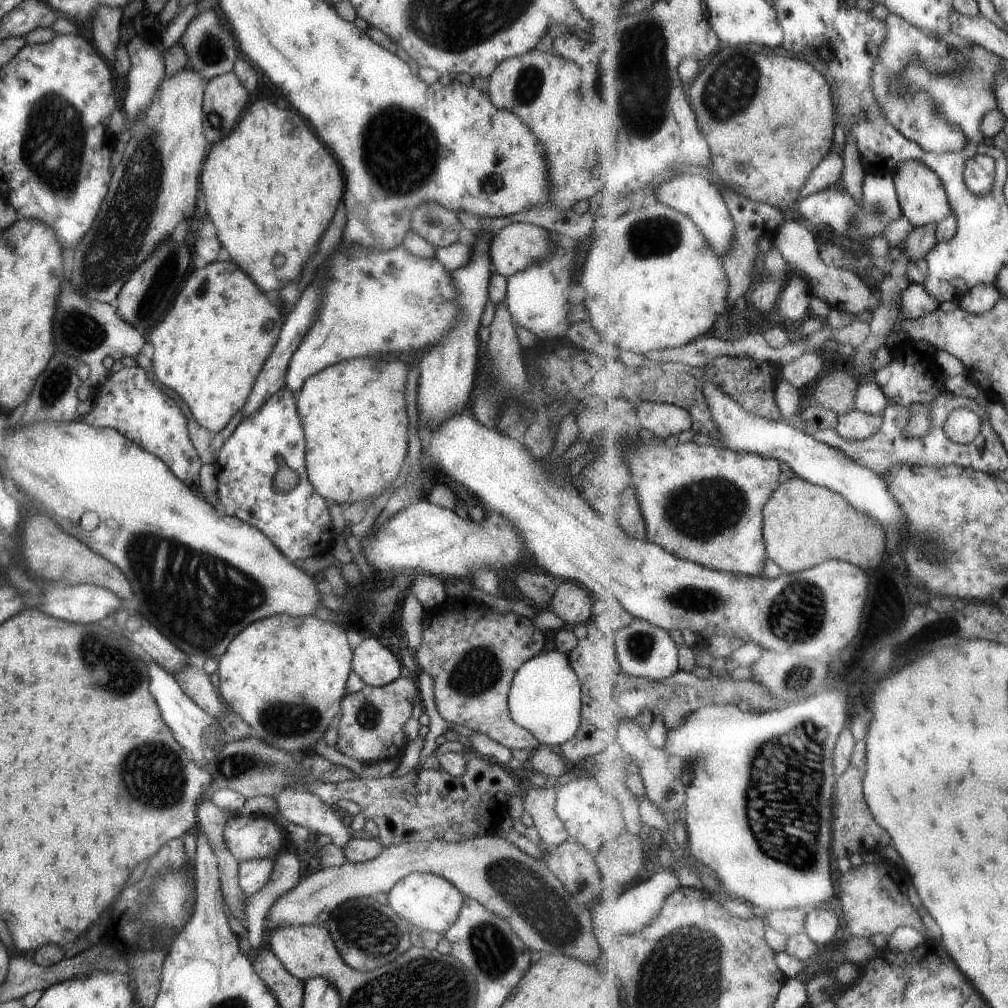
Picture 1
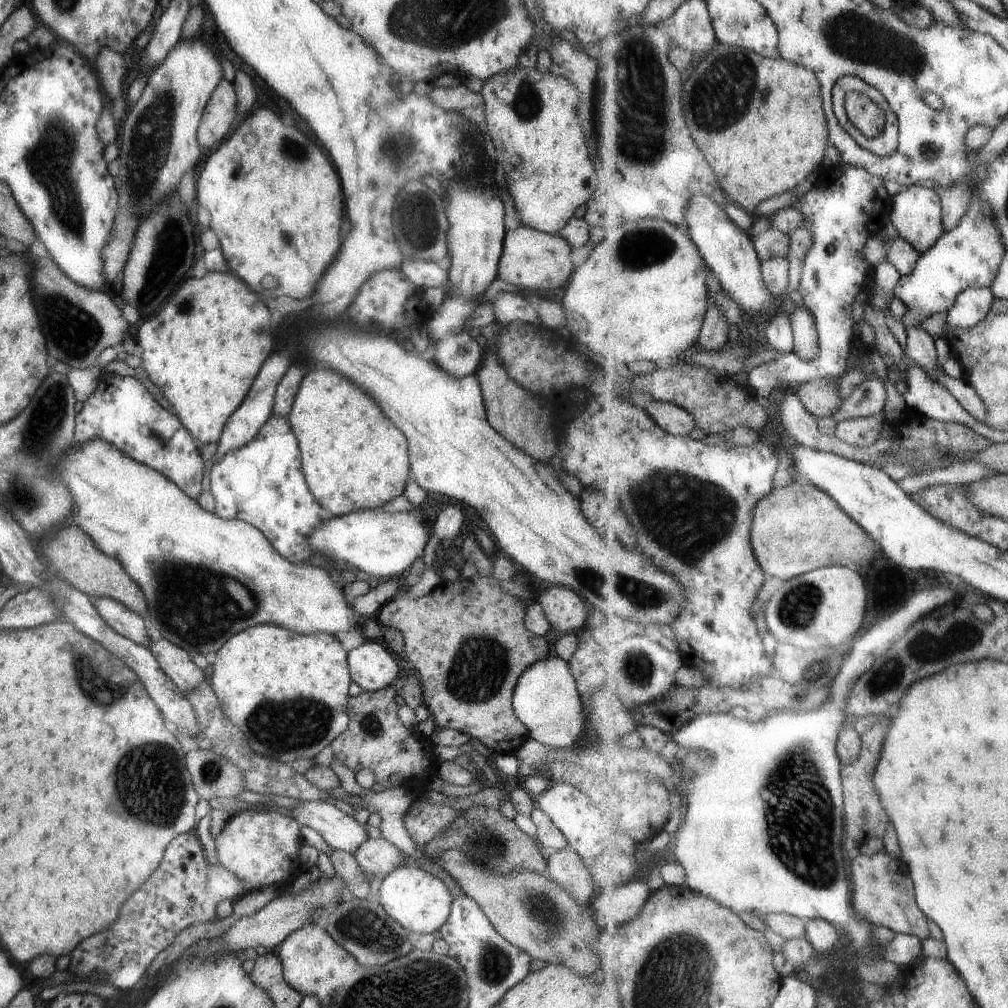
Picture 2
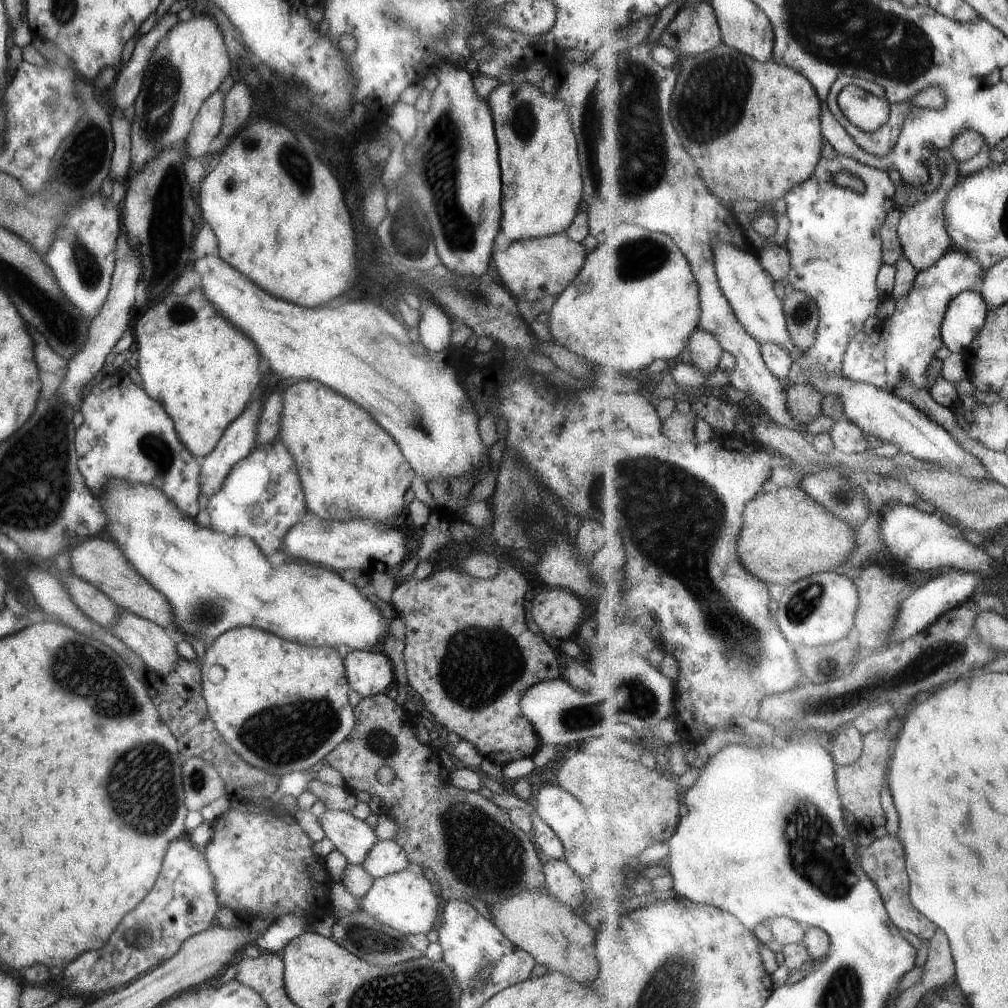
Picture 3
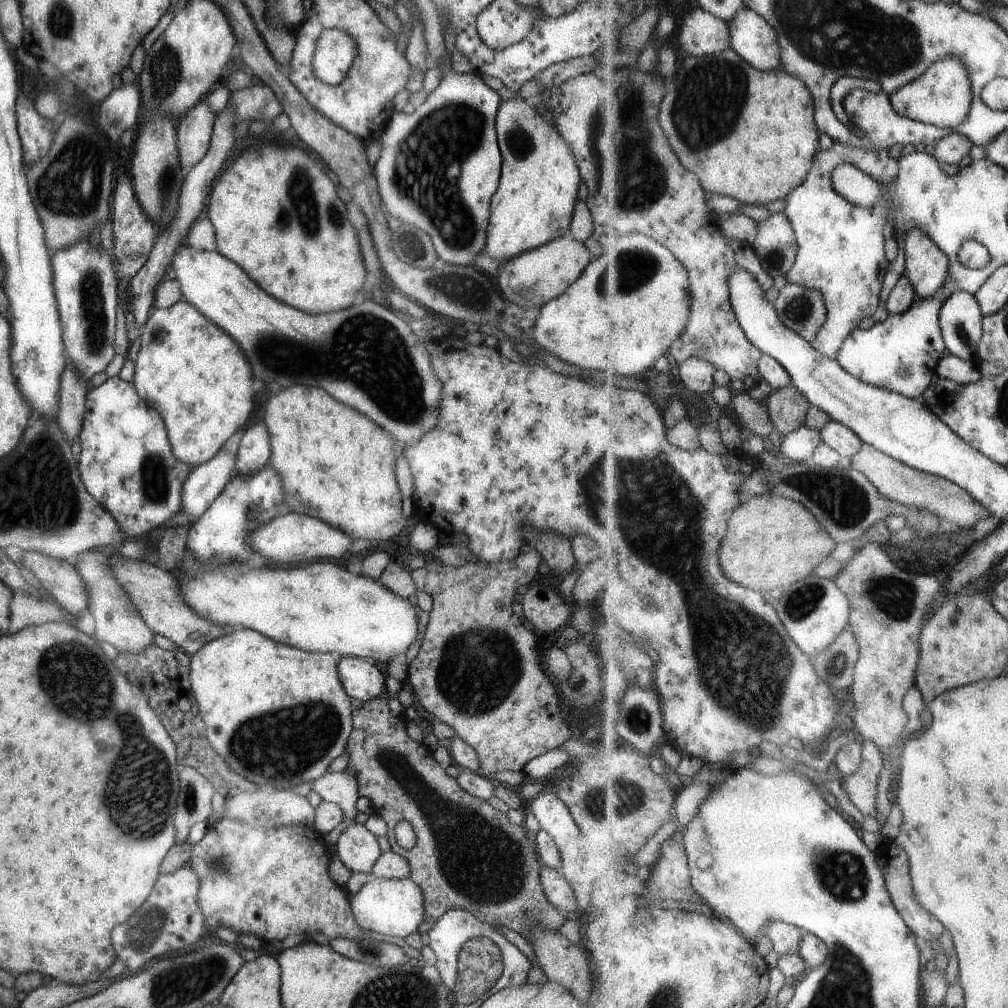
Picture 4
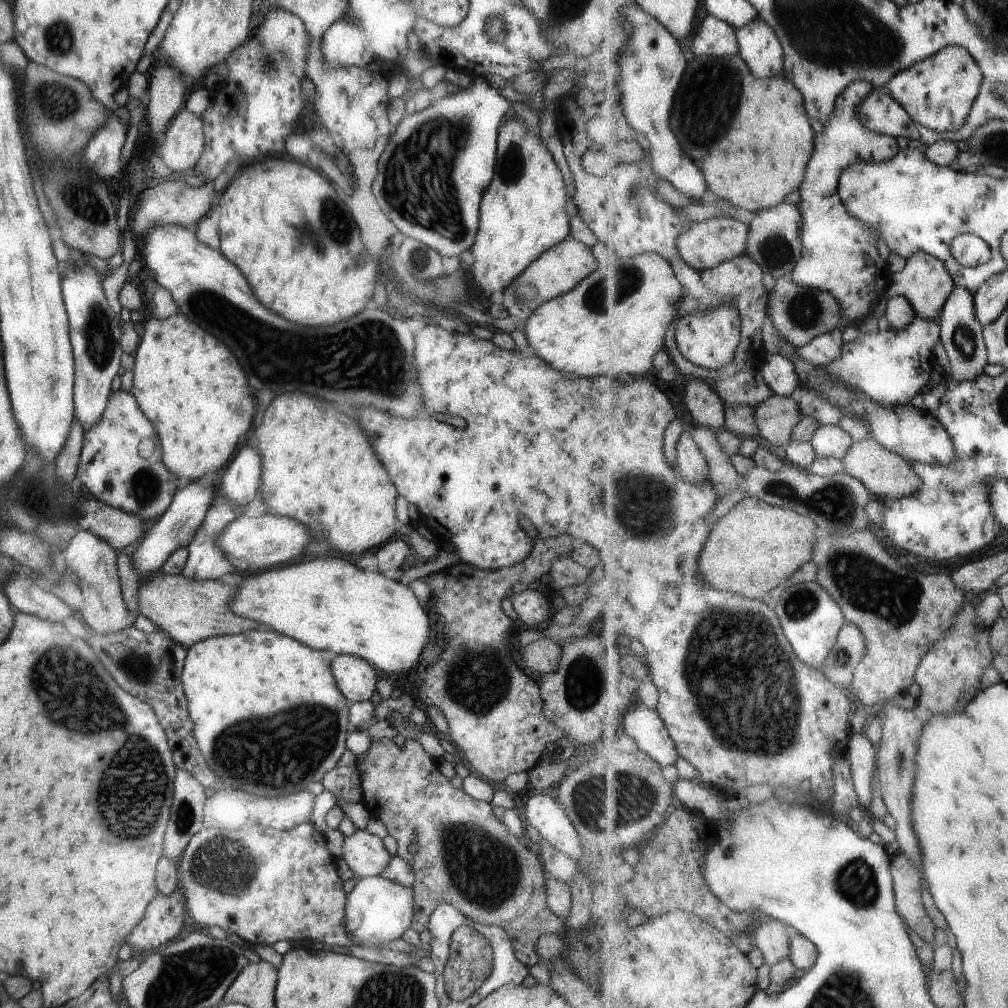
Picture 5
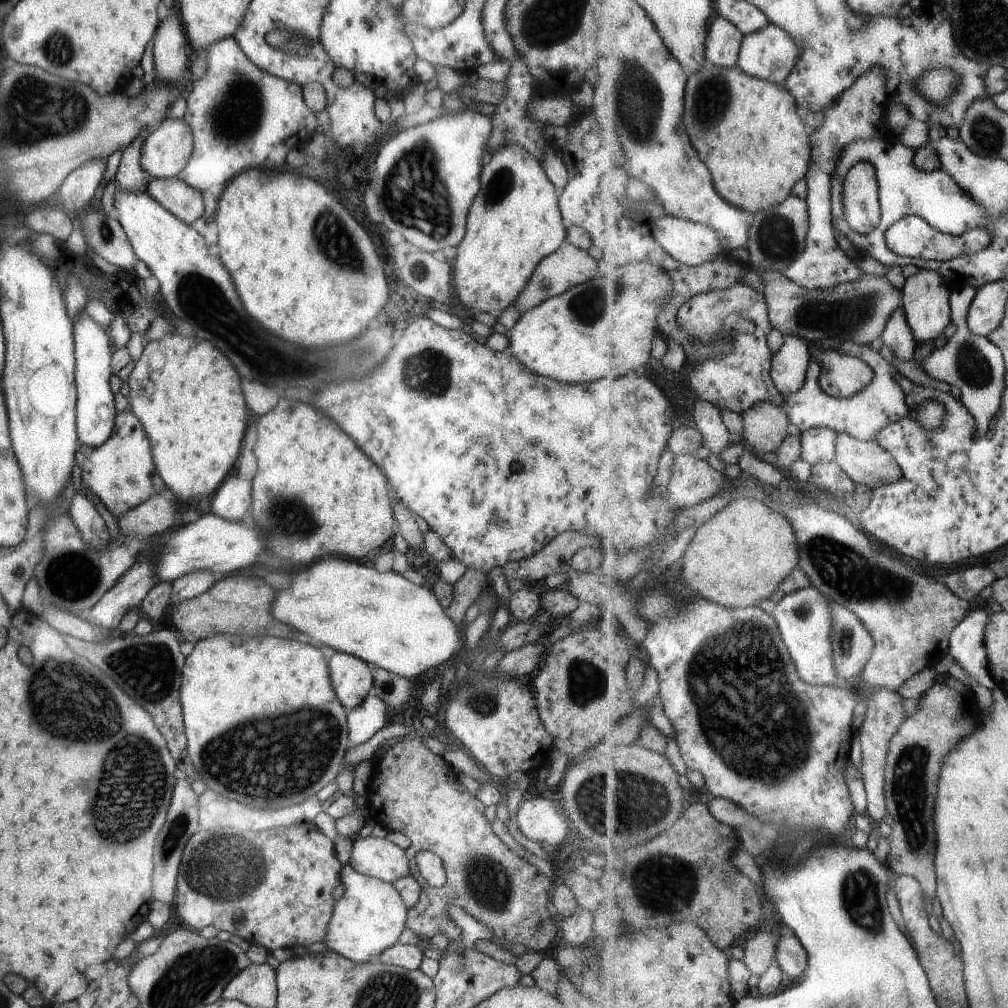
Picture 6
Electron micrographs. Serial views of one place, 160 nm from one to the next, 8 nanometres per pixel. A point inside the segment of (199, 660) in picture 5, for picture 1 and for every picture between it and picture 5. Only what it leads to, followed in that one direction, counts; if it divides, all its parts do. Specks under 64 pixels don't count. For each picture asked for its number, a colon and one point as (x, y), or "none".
1: (285, 677)
2: (287, 692)
3: (281, 707)
4: (278, 715)

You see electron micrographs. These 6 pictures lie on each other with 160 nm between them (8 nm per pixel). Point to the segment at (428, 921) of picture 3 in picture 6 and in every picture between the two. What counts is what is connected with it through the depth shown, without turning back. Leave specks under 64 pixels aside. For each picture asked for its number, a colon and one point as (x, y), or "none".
4: (391, 909)
5: (377, 910)
6: (368, 917)

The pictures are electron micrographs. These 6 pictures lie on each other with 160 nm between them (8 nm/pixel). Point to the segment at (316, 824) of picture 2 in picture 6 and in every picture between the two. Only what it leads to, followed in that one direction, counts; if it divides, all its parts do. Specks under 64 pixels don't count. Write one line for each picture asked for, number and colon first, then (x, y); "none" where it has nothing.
3: (350, 836)
4: (356, 848)
5: (364, 853)
6: (376, 857)

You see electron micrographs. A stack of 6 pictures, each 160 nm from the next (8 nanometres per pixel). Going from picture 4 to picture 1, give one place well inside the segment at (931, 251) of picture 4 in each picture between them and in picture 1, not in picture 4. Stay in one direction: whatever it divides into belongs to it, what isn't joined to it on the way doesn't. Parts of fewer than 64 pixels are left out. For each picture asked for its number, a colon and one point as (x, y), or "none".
1: (923, 199)
2: (917, 215)
3: (922, 231)

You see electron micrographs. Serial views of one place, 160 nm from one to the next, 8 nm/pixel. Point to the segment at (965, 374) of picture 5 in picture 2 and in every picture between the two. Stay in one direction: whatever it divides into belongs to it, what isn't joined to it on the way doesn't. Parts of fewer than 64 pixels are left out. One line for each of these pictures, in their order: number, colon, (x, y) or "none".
2: (972, 307)
3: (966, 317)
4: (962, 321)

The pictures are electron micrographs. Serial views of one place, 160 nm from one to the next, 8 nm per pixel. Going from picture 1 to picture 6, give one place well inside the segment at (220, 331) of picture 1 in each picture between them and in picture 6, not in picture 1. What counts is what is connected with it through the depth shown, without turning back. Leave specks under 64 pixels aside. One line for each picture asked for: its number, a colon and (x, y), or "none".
2: (202, 350)
3: (202, 370)
4: (192, 374)
5: (189, 385)
6: (186, 395)

